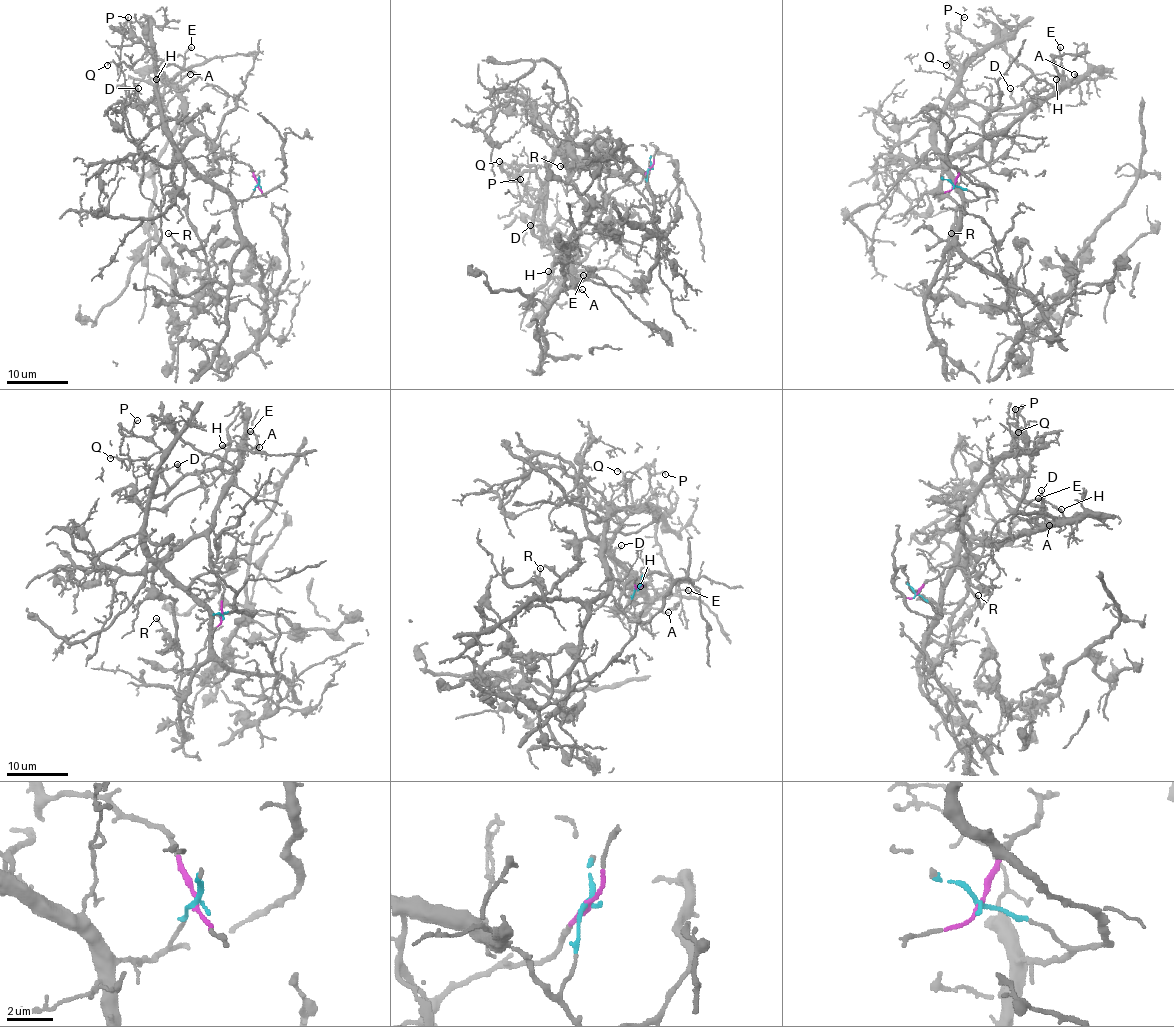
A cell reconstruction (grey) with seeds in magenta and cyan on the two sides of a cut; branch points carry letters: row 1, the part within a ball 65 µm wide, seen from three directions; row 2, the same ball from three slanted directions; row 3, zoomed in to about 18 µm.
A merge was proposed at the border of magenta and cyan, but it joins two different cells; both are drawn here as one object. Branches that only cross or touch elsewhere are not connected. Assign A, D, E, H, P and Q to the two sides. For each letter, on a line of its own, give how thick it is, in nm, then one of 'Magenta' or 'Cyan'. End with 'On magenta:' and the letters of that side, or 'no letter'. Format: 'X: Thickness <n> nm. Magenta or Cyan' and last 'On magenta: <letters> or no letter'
A: Thickness 160 nm. Magenta
D: Thickness 140 nm. Cyan
E: Thickness 240 nm. Magenta
H: Thickness 100 nm. Cyan
P: Thickness 130 nm. Cyan
Q: Thickness 130 nm. Cyan
On magenta: A, E

